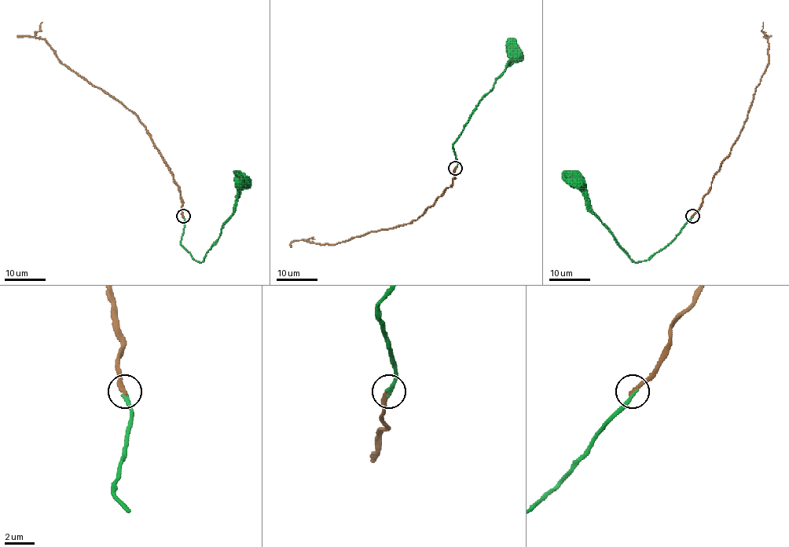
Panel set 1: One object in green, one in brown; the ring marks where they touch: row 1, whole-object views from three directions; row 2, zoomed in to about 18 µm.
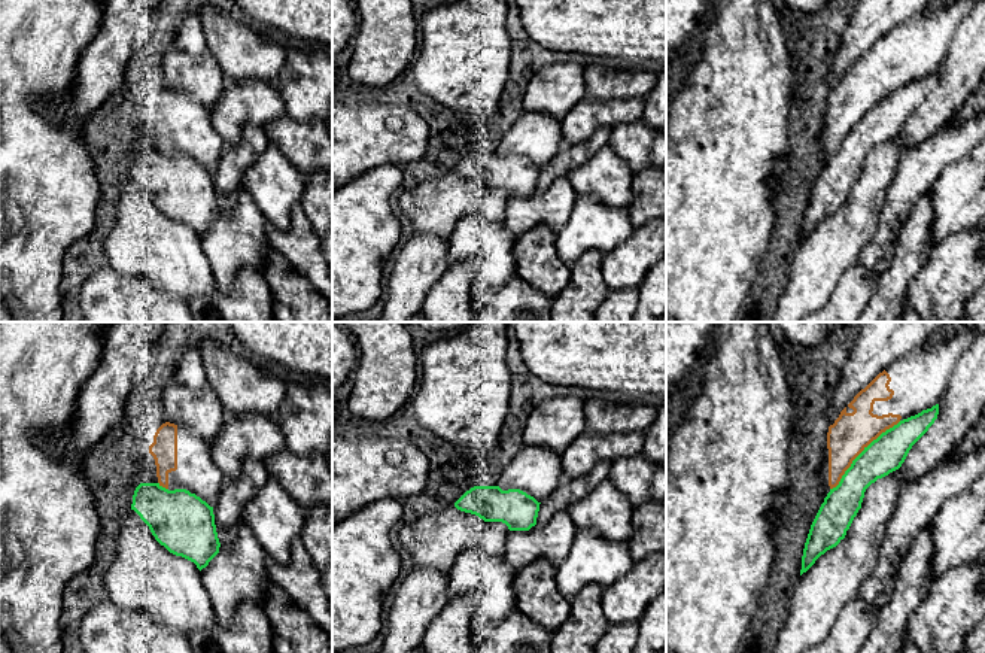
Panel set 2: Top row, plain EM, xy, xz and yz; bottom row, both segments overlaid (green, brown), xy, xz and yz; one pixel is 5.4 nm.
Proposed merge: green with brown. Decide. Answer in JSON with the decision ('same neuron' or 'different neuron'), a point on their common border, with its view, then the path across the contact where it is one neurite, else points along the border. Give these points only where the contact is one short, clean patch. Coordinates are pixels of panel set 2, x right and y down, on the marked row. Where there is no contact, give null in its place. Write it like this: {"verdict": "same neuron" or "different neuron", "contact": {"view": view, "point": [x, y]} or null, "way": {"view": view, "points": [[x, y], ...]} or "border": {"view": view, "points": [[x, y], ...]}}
{"verdict": "same neuron", "contact": {"view": "yz", "point": [862, 452]}}

